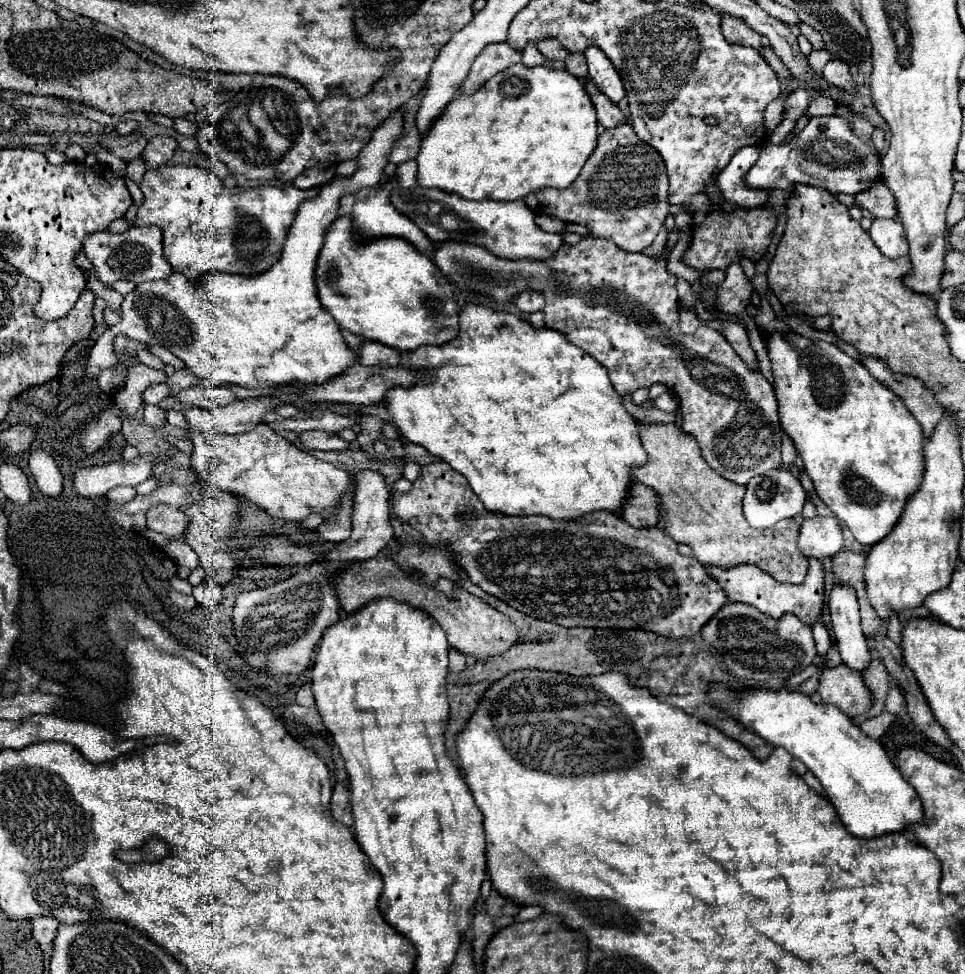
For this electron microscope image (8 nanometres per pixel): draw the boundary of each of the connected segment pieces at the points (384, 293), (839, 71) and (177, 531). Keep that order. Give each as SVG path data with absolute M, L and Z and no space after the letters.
M348 216L336 218L332 222L332 226L328 228L328 232L326 232L326 242L324 242L322 250L320 250L318 264L316 264L316 284L318 284L318 296L320 296L322 306L334 316L334 320L340 324L340 328L346 328L346 330L350 330L350 332L354 332L358 336L364 336L364 338L368 338L372 342L380 342L384 346L390 346L390 348L394 348L398 352L412 352L412 350L416 350L420 346L442 346L442 344L454 340L454 336L458 334L458 312L460 310L458 310L458 304L454 300L454 292L452 292L450 282L446 278L438 280L438 268L436 268L436 264L428 256L416 252L416 248L412 248L412 244L408 244L406 240L382 238L382 240L370 240L368 244L366 242L358 244L358 240L354 238L354 230L352 230L352 224L350 224Z
M832 60L832 62L828 62L826 68L824 68L824 78L826 78L830 84L842 88L842 90L848 90L850 94L856 92L856 82L854 82L854 78L852 78L850 72L848 72L848 64L842 62L842 60Z
M166 504L154 506L146 516L148 516L148 528L164 536L184 536L190 528L190 518L184 512Z

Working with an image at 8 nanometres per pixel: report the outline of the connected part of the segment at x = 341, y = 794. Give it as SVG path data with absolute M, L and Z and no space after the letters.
M338 783L333 788L330 812L334 820L342 822L348 827L352 826L353 819L348 798L348 792L343 784Z

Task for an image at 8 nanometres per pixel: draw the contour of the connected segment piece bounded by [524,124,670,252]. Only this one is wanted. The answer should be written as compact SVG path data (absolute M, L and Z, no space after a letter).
M620 124L616 128L604 130L598 138L598 146L584 164L576 182L572 182L566 190L542 190L540 194L528 194L526 204L534 214L548 214L556 216L564 222L576 222L590 230L592 236L612 240L616 246L624 248L626 252L642 252L650 246L662 228L668 216L668 176L660 154L650 146L644 144L630 124Z

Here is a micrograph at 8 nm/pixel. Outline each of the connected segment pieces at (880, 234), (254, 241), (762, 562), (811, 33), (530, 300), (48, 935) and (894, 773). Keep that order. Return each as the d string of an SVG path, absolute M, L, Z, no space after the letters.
M876 218L870 228L870 238L880 248L880 252L892 260L908 256L908 242L904 236L904 228L898 220Z
M162 166L158 170L148 170L148 182L139 185L144 200L136 214L138 226L160 226L163 232L163 251L166 262L174 272L182 272L188 280L198 282L200 276L210 272L230 272L256 276L272 268L276 258L282 256L282 246L286 234L294 222L298 206L304 200L316 198L320 188L298 190L294 186L264 186L254 190L224 188L222 182L208 168L190 168L190 166Z
M638 422L638 426L640 426L642 444L648 452L648 464L642 468L636 468L634 478L658 492L664 530L678 544L688 544L696 560L700 560L704 566L734 568L740 564L754 564L778 582L786 582L786 580L792 584L804 582L804 576L808 572L808 560L800 556L800 548L796 548L796 536L800 534L800 524L794 518L778 522L776 526L766 528L766 530L748 526L742 514L742 498L744 498L746 488L718 476L702 458L700 448L692 436L684 434L674 424L640 424Z
M800 24L800 30L802 30L802 34L810 40L810 44L816 48L816 50L822 50L826 44L824 44L824 40L822 40L822 36L814 30L814 28L810 28L810 26L806 26L806 24Z
M532 290L522 292L514 302L516 302L516 306L520 308L520 312L526 312L526 314L532 314L532 312L538 312L538 310L544 308L544 298L542 298L542 294L532 292Z
M36 916L32 920L32 932L34 932L34 940L40 944L44 954L52 954L52 942L56 938L56 928L58 928L58 920L54 916Z
M712 684L708 696L748 730L802 760L824 786L828 800L852 836L872 838L888 832L904 832L908 826L924 822L924 810L916 790L892 764L882 744L866 736L860 726L836 706L814 704L802 692L788 692L784 688L758 688L738 694L724 684Z

